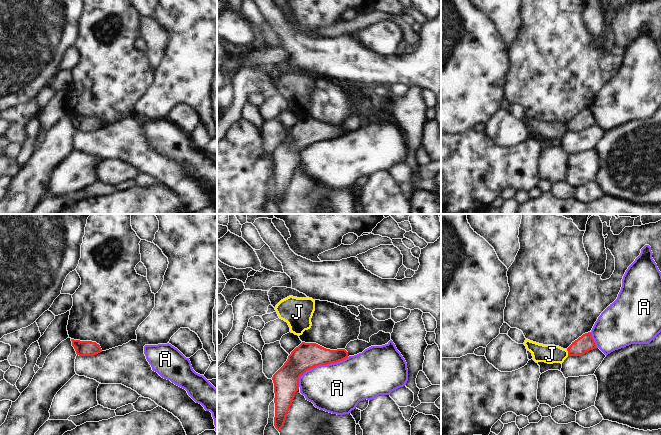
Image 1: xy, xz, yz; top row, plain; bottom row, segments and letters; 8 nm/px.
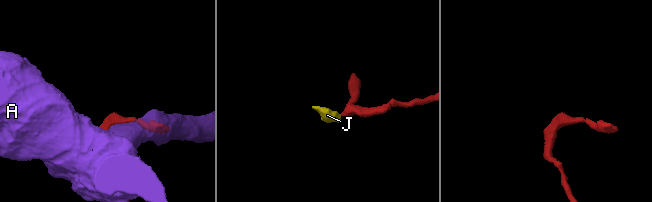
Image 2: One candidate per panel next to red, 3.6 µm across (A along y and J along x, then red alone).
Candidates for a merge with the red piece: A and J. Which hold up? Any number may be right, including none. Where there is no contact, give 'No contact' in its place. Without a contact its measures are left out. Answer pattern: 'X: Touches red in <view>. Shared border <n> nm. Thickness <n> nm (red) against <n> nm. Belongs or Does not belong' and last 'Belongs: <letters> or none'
A: Touches red in xz. Shared border 480 nm. Thickness 220 nm (red) against 400 nm. Does not belong
J: Touches red in yz. Shared border 50 nm. Thickness 140 nm (red) against 150 nm. Does not belong
Belongs: none

